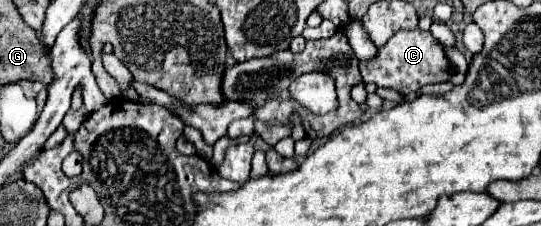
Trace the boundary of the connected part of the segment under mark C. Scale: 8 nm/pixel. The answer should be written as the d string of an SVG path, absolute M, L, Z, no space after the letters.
M414 28L414 30L398 30L384 46L378 48L376 58L360 62L360 74L364 82L394 88L400 94L410 94L426 84L448 82L454 76L454 68L446 58L444 46L438 40L434 40L434 36L428 30Z

